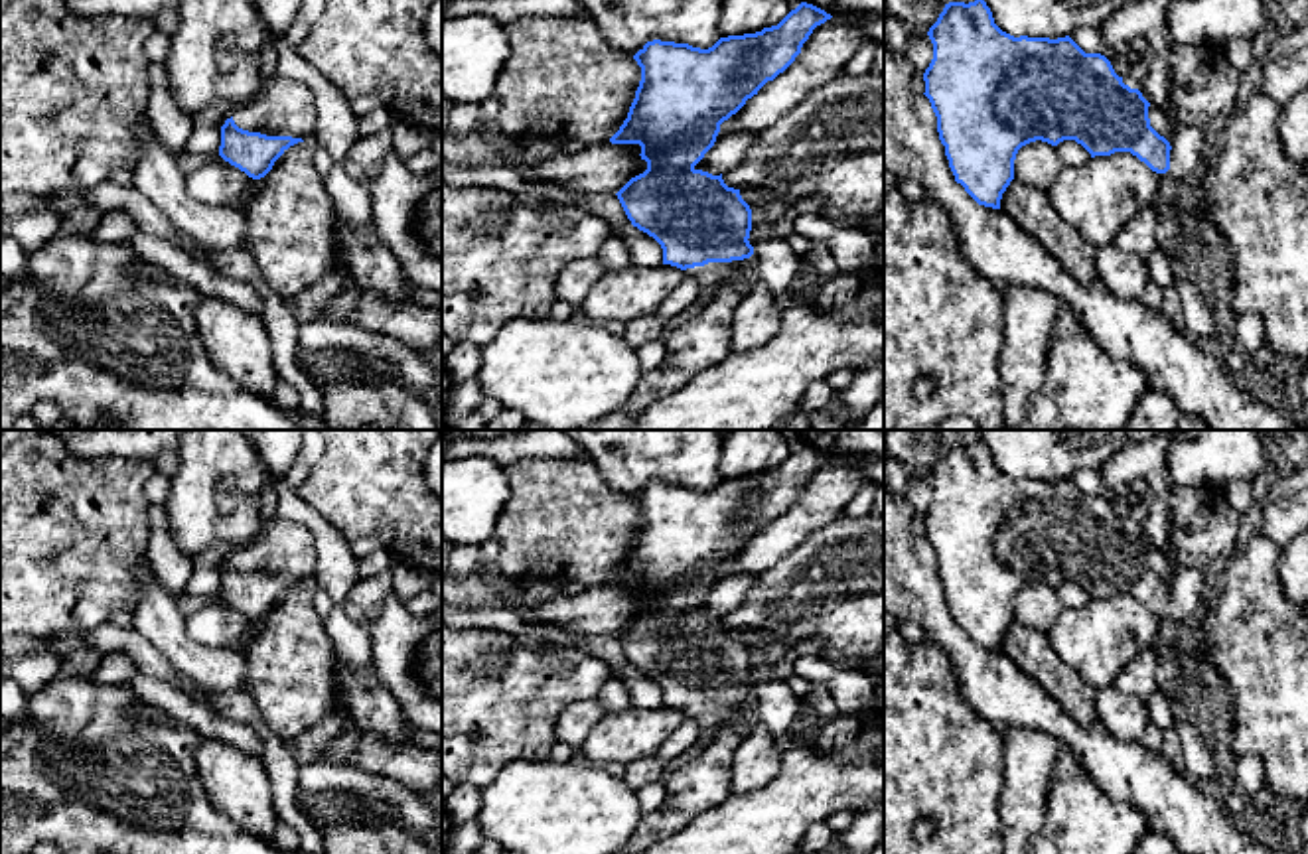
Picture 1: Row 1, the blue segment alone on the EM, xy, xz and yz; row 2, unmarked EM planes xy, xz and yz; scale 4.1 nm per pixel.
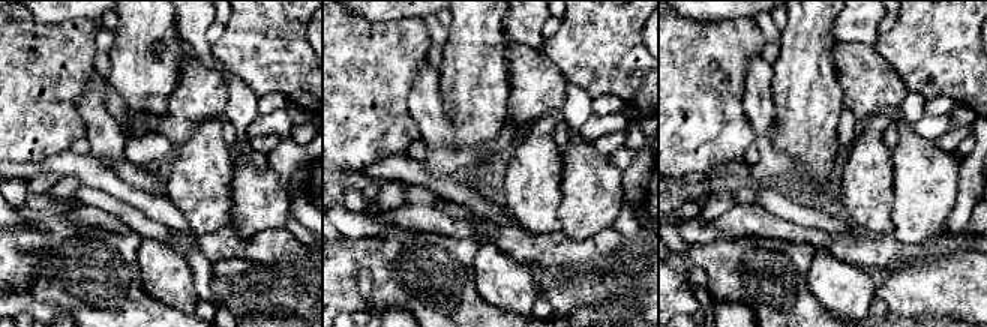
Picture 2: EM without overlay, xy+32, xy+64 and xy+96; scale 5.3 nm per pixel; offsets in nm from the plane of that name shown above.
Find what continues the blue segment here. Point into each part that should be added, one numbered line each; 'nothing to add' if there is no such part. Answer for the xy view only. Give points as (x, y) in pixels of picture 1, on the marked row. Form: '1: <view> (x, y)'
1: xy (285, 107)

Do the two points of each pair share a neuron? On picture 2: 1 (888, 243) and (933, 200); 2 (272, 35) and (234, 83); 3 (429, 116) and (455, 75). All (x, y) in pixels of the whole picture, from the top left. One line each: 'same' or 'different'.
1: different
2: different
3: different

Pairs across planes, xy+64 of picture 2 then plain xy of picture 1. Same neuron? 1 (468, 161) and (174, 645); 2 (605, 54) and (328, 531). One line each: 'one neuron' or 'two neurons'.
1: two neurons
2: two neurons

